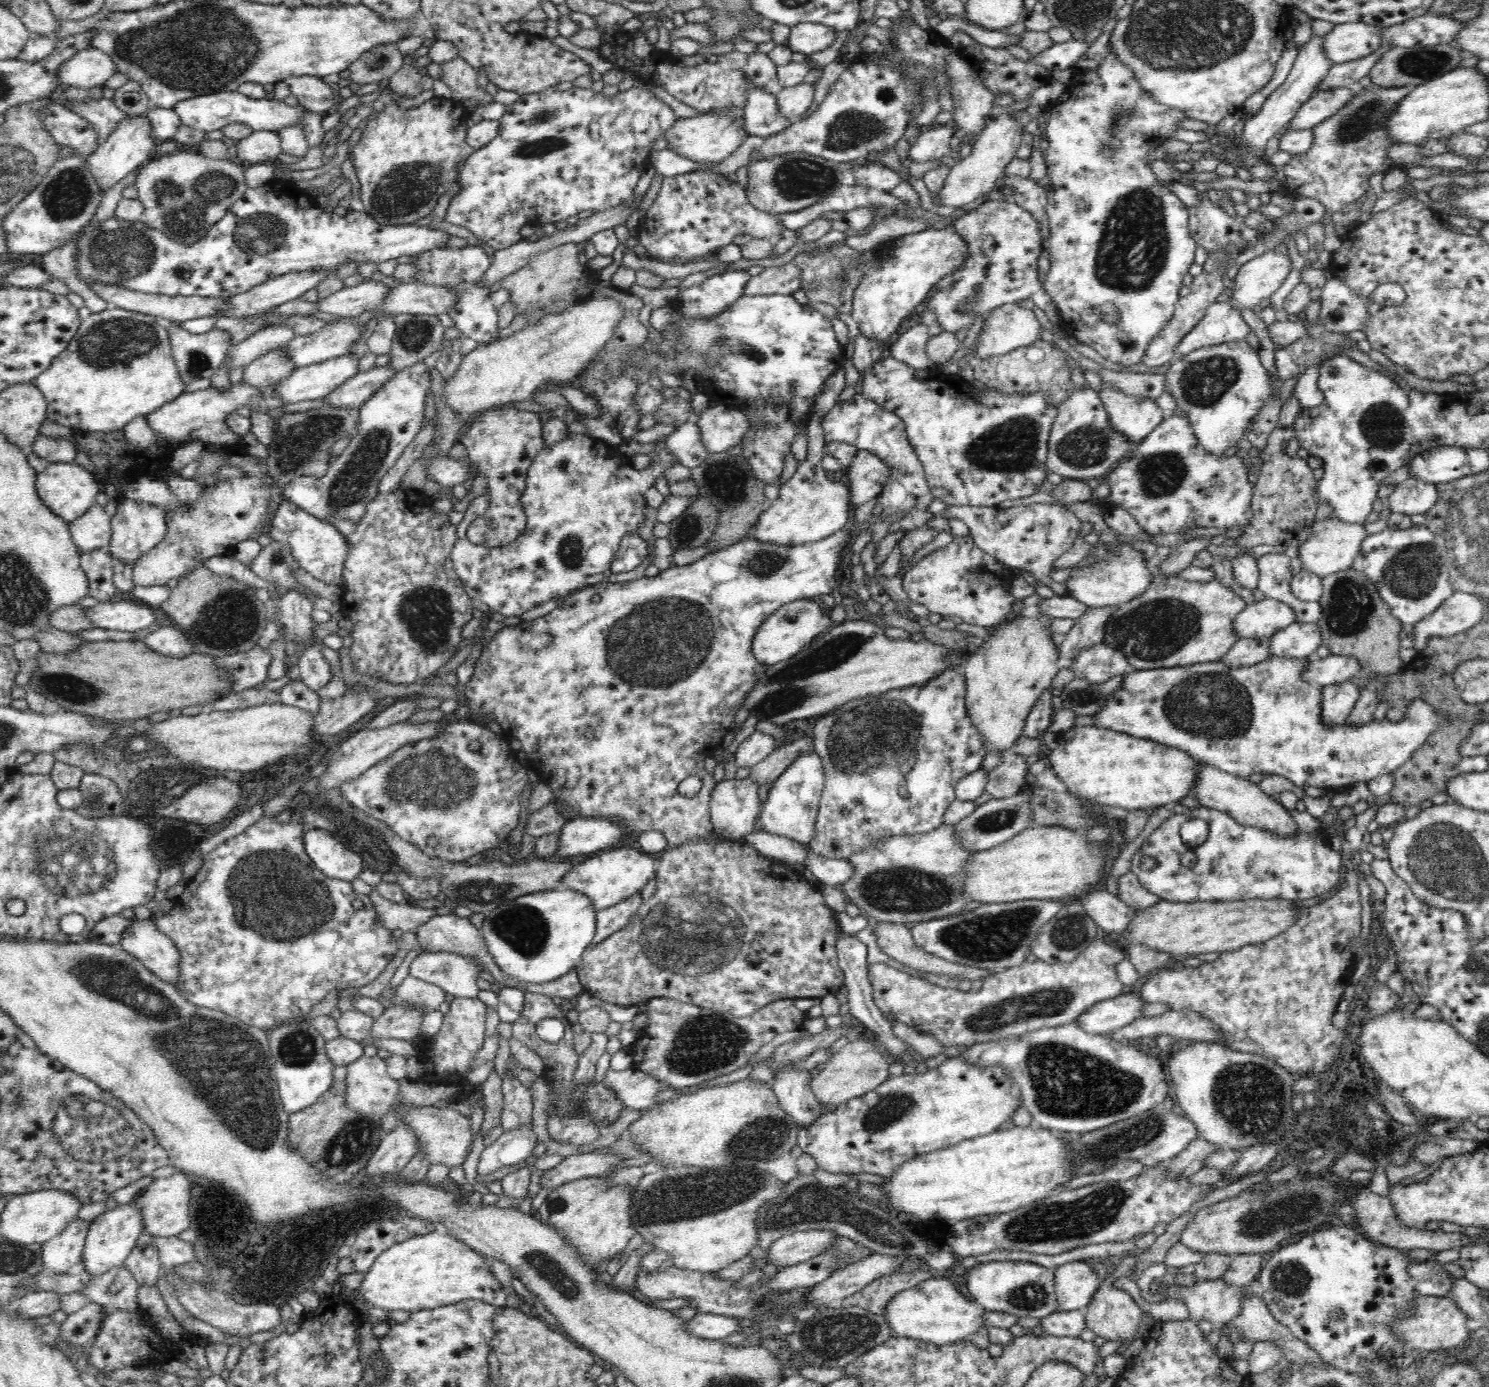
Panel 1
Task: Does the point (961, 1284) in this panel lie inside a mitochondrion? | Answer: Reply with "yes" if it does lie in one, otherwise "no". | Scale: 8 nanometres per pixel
no

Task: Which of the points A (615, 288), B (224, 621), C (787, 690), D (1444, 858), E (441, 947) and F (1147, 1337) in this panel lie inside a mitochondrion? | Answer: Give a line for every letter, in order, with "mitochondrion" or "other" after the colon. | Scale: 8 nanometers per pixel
A: other
B: mitochondrion
C: mitochondrion
D: mitochondrion
E: other
F: other

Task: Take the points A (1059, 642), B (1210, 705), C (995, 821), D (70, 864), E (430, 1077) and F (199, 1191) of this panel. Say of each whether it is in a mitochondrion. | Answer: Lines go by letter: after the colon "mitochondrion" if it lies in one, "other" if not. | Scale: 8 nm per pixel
A: other
B: mitochondrion
C: mitochondrion
D: mitochondrion
E: other
F: other

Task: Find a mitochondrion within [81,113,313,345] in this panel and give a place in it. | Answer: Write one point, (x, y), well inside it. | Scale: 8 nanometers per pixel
(184, 203)

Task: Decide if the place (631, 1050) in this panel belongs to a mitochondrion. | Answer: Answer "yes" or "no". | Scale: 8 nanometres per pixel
no

